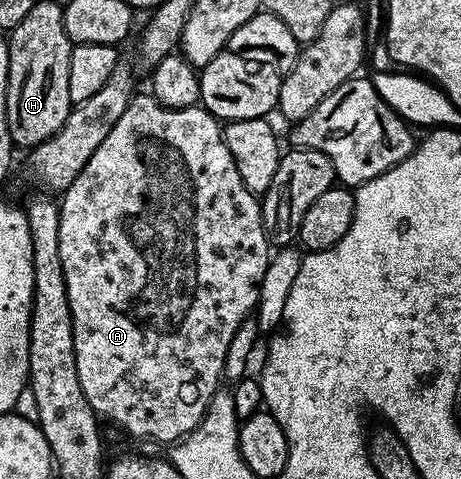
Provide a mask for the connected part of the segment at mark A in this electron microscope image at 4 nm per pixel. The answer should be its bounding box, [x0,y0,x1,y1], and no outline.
[58,92,270,443]

